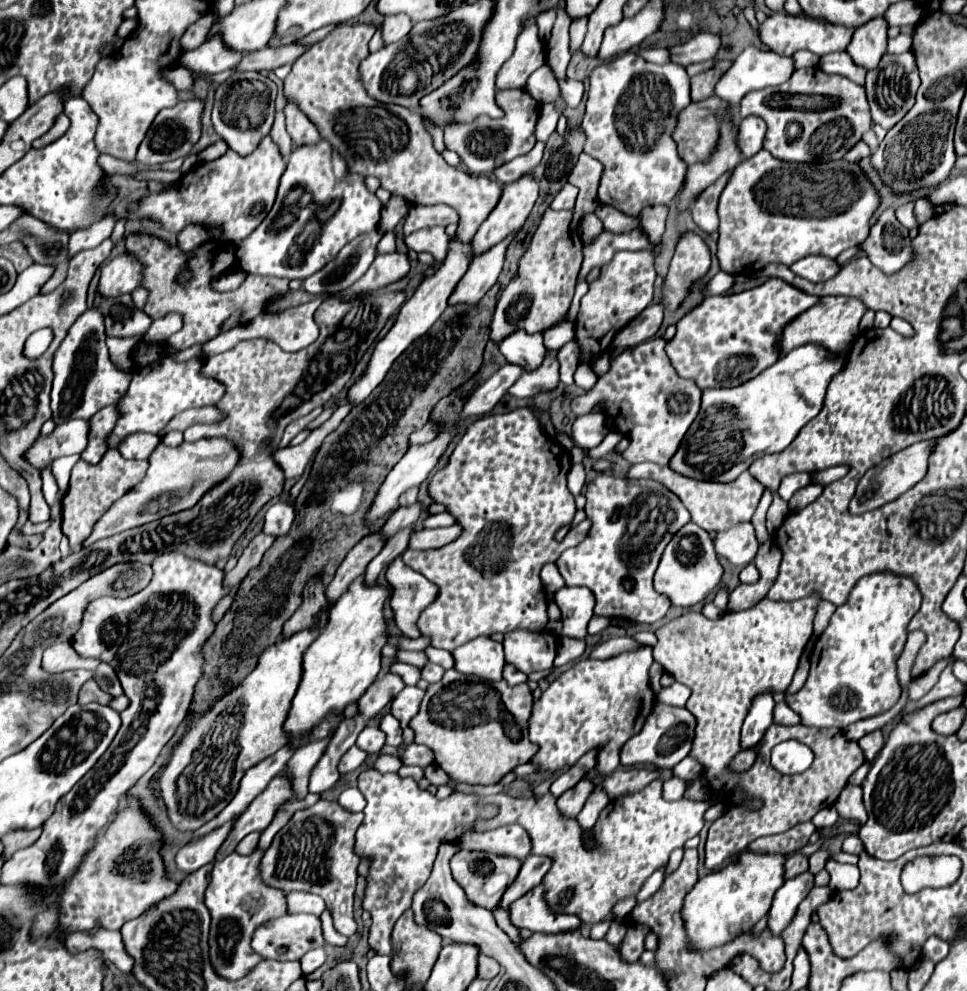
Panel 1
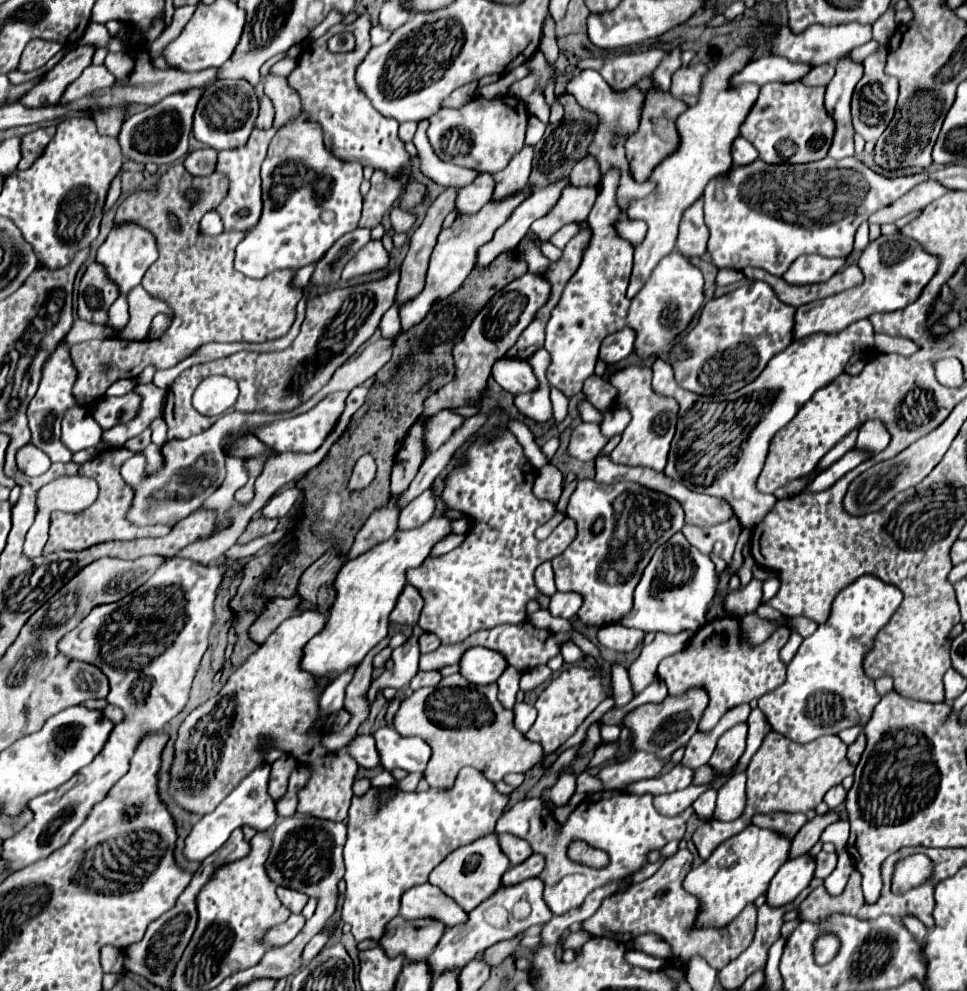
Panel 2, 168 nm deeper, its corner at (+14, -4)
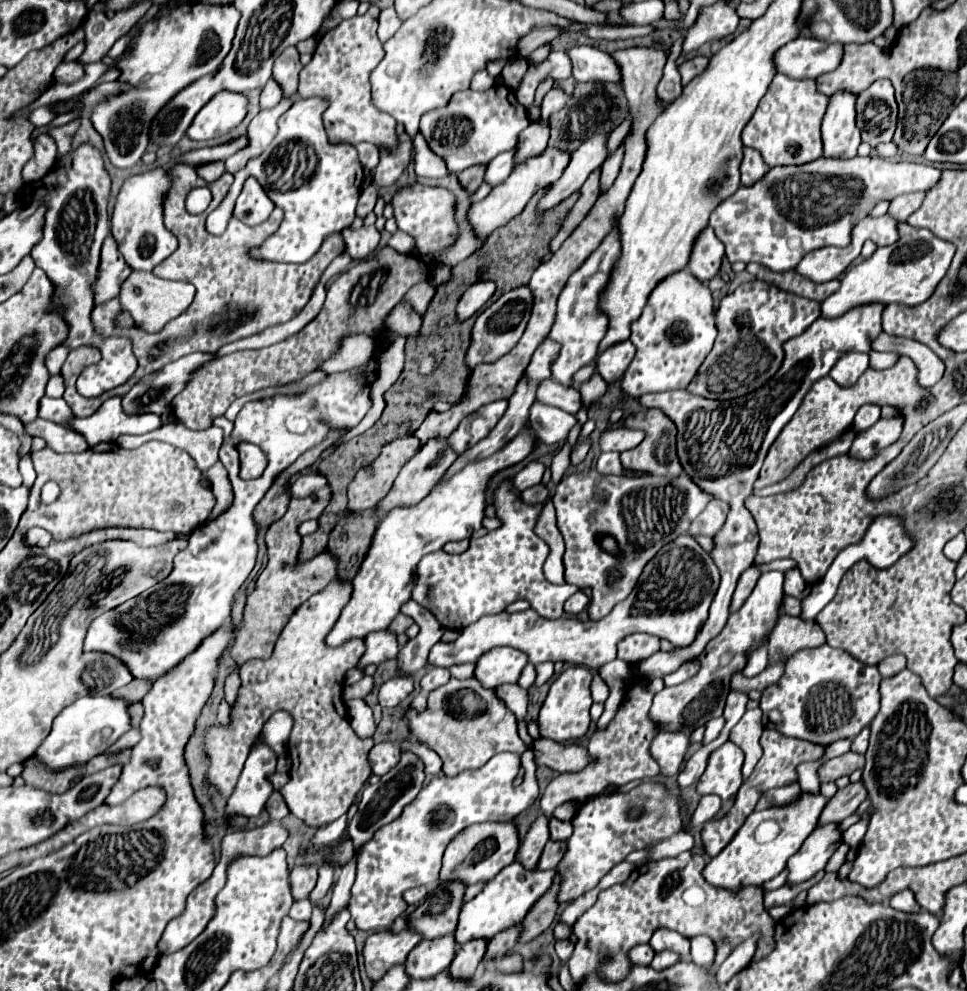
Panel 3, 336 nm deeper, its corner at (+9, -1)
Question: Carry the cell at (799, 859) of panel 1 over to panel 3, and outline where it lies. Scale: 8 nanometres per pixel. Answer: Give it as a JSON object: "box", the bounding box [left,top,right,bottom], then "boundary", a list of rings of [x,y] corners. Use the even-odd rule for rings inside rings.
{"box":[818,782,866,826],"boundary":[[[862,782],[856,784],[848,784],[846,788],[838,790],[834,794],[834,798],[826,804],[826,808],[820,814],[818,826],[824,826],[828,822],[842,822],[844,818],[848,818],[862,802],[866,800],[866,788],[862,786]]]}

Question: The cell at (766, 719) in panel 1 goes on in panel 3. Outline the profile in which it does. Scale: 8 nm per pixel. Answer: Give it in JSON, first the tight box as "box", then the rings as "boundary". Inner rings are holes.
{"box":[696,740,742,802],"boundary":[[[730,740],[724,742],[710,754],[708,766],[696,786],[698,794],[718,794],[724,802],[728,802],[742,784],[742,764],[742,748]]]}

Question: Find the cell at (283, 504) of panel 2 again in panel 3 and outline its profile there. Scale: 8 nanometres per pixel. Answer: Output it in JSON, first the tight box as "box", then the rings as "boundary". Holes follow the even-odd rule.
{"box":[290,472,326,498],"boundary":[[[306,472],[300,474],[292,484],[290,484],[290,496],[292,498],[306,498],[310,494],[314,494],[316,490],[320,490],[322,486],[326,486],[326,478],[316,474],[316,472]]]}

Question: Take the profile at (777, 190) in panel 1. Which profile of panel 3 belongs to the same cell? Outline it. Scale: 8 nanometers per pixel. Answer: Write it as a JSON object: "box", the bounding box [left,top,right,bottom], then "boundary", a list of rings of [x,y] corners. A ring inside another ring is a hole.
{"box":[710,156,942,272],"boundary":[[[876,156],[842,158],[818,158],[802,166],[772,166],[766,176],[752,186],[740,186],[730,198],[722,200],[710,216],[718,240],[726,246],[728,260],[734,262],[758,262],[774,272],[794,270],[804,254],[824,246],[848,246],[854,226],[870,214],[870,210],[882,200],[894,200],[898,194],[930,190],[942,178],[942,170],[930,164],[918,162],[890,162]]]}

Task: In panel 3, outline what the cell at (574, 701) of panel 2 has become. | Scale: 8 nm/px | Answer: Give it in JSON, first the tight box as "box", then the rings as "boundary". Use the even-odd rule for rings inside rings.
{"box":[538,666,592,742],"boundary":[[[570,666],[552,682],[550,692],[548,692],[548,696],[542,704],[540,716],[538,716],[538,730],[540,730],[542,738],[550,738],[554,742],[564,742],[564,740],[580,738],[588,732],[590,706],[592,706],[590,682],[592,682],[592,672],[584,666]]]}

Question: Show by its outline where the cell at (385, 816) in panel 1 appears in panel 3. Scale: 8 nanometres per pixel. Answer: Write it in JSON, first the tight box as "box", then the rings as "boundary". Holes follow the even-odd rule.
{"box":[348,754,540,930],"boundary":[[[496,754],[490,758],[482,768],[476,770],[466,770],[460,772],[454,778],[448,776],[438,776],[434,778],[428,786],[420,790],[416,800],[404,806],[402,814],[392,820],[390,824],[382,826],[372,840],[368,840],[356,856],[356,882],[352,886],[352,898],[348,904],[348,910],[352,914],[352,920],[360,930],[386,930],[394,924],[394,920],[404,914],[408,907],[403,899],[404,890],[414,888],[414,886],[434,886],[438,880],[438,872],[442,866],[442,854],[460,830],[472,824],[482,824],[482,822],[510,822],[514,816],[524,812],[540,794],[538,782],[536,780],[524,780],[520,786],[514,786],[512,780],[516,778],[520,770],[520,756],[518,754]]]}

